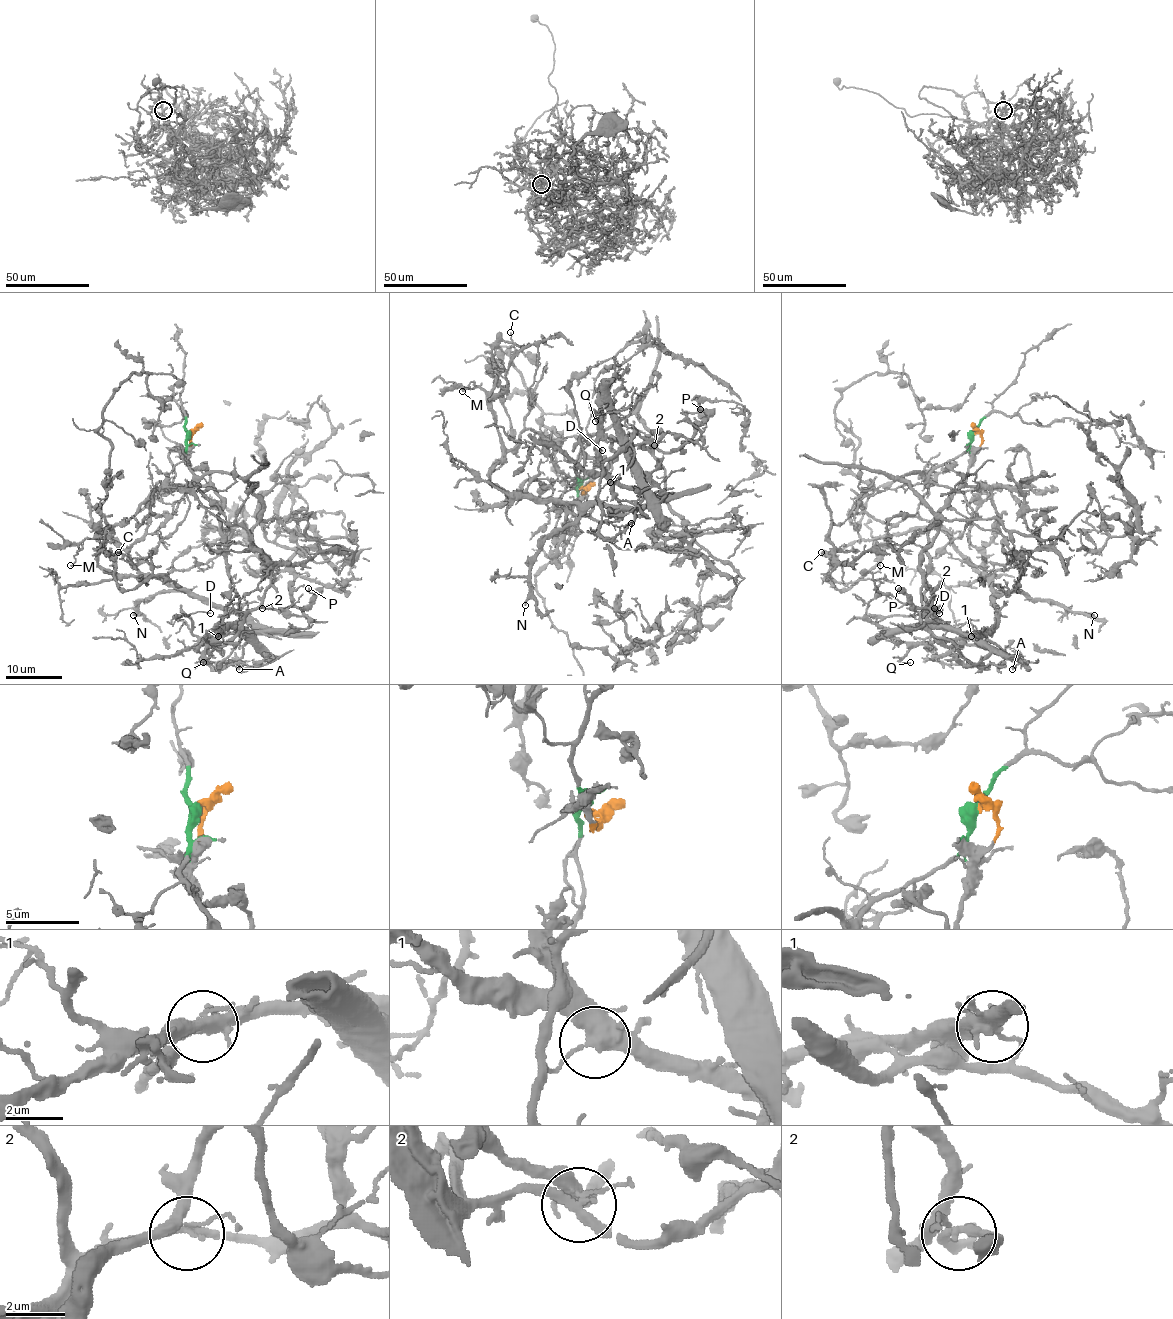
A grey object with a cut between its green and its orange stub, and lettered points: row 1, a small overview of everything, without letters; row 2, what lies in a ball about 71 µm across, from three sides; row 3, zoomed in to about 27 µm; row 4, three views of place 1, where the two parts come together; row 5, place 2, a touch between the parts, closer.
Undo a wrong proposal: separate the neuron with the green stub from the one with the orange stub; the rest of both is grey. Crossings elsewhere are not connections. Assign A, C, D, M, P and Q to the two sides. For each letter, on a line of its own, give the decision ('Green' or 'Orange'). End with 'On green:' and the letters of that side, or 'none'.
A: Orange
C: Orange
D: Orange
M: Orange
P: Orange
Q: Orange
On green: none

